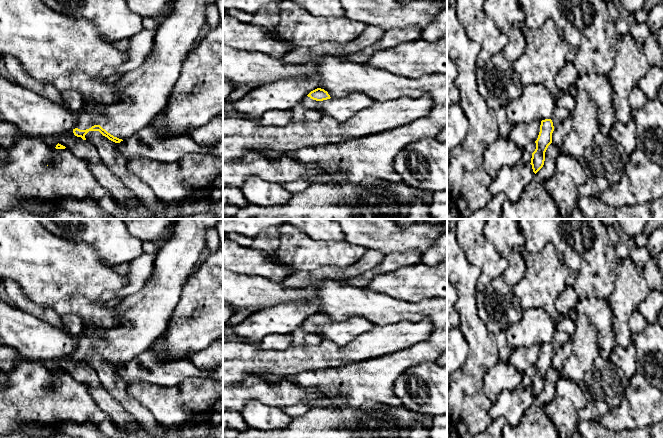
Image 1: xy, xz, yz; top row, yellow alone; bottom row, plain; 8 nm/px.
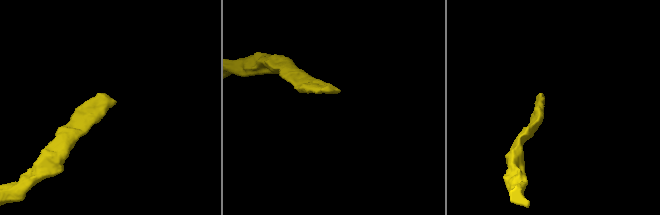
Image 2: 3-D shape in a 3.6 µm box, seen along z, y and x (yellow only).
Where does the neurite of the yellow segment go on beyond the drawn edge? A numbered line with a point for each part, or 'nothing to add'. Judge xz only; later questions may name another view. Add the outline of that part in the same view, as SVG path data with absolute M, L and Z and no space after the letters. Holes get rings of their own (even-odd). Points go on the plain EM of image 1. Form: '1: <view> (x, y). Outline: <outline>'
1: xz (342, 332). Outline: M352 317L347 321L316 325L306 320L301 326L306 332L319 334L323 340L345 345L358 335L371 330L374 324L364 317Z

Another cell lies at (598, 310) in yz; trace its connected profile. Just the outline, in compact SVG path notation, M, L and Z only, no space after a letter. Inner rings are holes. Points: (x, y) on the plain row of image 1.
M578 299L576 309L583 312L597 330L598 352L604 359L609 359L618 345L613 332L613 312L608 299Z

